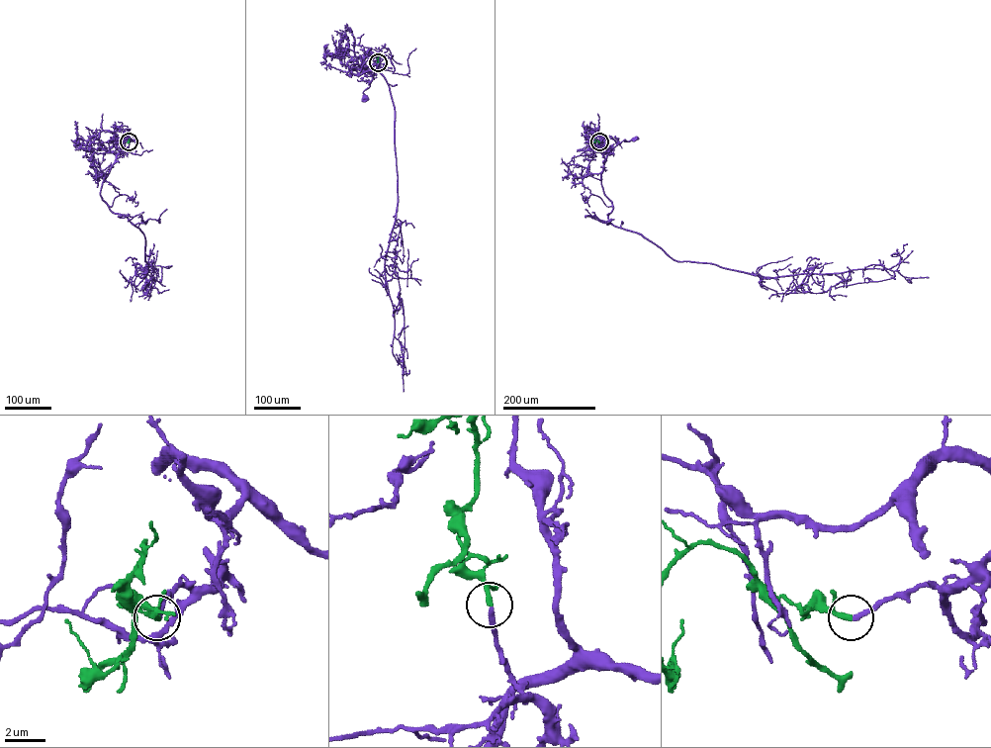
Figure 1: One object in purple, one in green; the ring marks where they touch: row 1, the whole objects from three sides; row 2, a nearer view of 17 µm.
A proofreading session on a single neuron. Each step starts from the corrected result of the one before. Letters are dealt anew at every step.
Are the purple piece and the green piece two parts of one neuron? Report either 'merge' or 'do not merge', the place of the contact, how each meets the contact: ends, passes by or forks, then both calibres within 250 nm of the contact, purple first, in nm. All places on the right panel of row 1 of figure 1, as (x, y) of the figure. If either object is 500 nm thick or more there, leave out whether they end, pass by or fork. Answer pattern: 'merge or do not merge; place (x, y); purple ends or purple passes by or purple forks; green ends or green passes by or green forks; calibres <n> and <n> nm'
do not merge; place (599, 141); purple ends; green passes by; calibres 260 and 190 nm

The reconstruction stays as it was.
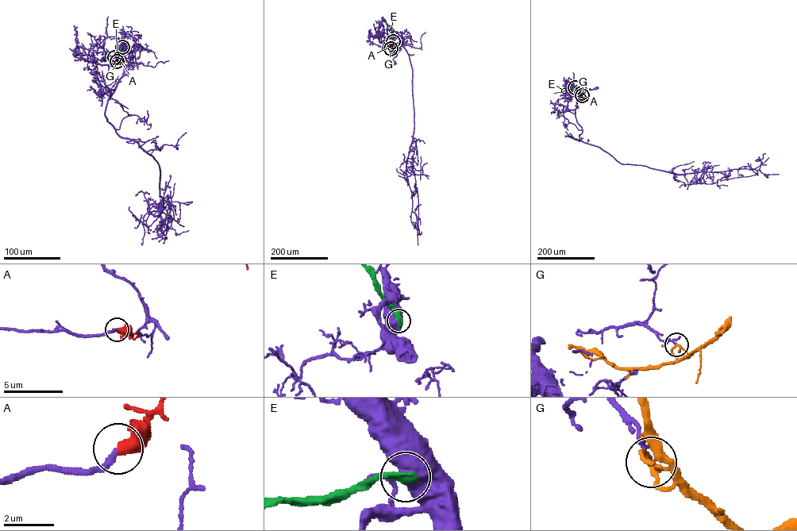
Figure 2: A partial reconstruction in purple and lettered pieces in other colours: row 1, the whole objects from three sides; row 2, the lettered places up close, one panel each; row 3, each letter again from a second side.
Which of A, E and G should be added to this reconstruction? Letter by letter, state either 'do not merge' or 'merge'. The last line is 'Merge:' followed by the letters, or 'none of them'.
A: do not merge
E: do not merge
G: do not merge
Merge: none of them

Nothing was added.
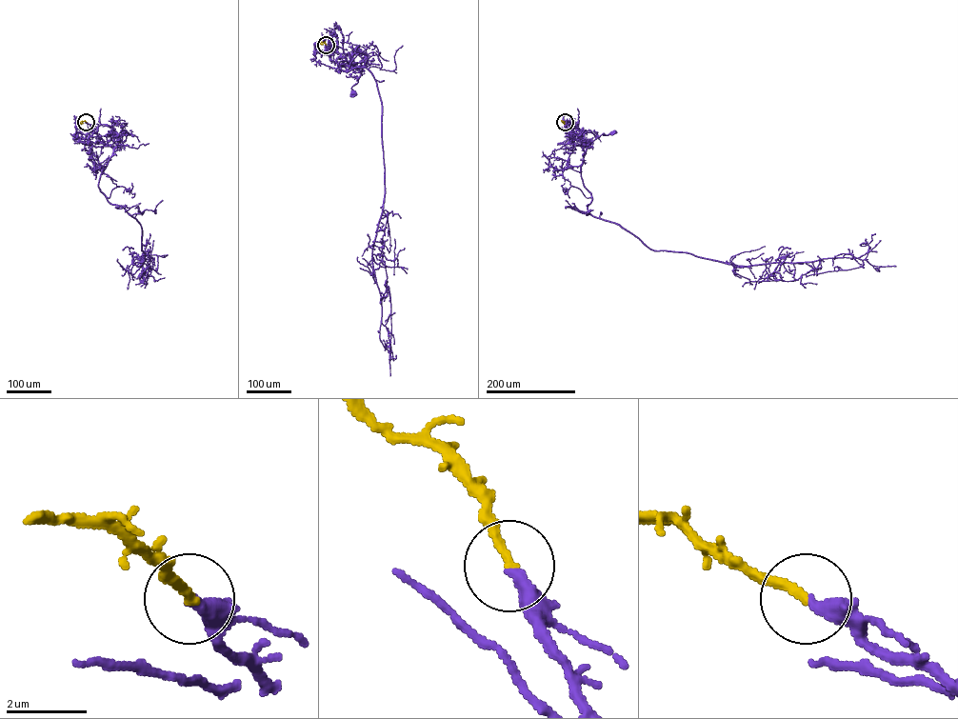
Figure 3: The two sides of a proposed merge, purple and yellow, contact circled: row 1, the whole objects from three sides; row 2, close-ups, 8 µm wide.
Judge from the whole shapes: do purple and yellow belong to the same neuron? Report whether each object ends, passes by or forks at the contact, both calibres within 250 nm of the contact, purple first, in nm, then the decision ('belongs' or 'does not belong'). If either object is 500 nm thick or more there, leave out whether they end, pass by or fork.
purple ends; yellow ends; calibres 360 and 240 nm; belongs

